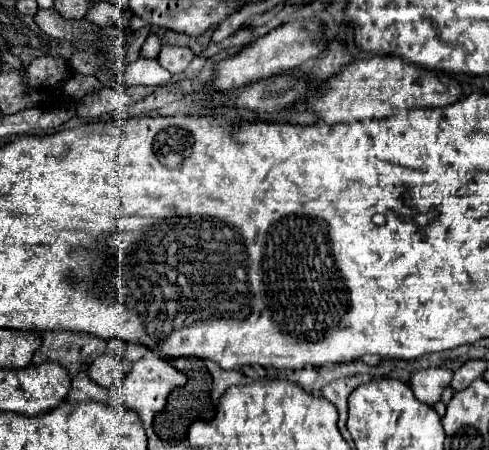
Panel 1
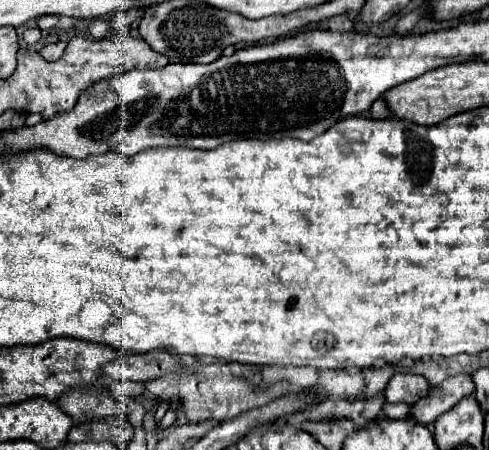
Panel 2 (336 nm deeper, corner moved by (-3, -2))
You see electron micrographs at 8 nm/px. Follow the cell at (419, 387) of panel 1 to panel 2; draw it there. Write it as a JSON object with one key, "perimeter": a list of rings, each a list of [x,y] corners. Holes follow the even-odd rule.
{"perimeter":[[[395,374],[391,376],[391,380],[387,382],[383,394],[387,402],[403,402],[403,404],[413,404],[419,398],[423,398],[423,394],[427,394],[429,390],[429,382],[425,378],[419,378],[417,374]]]}

